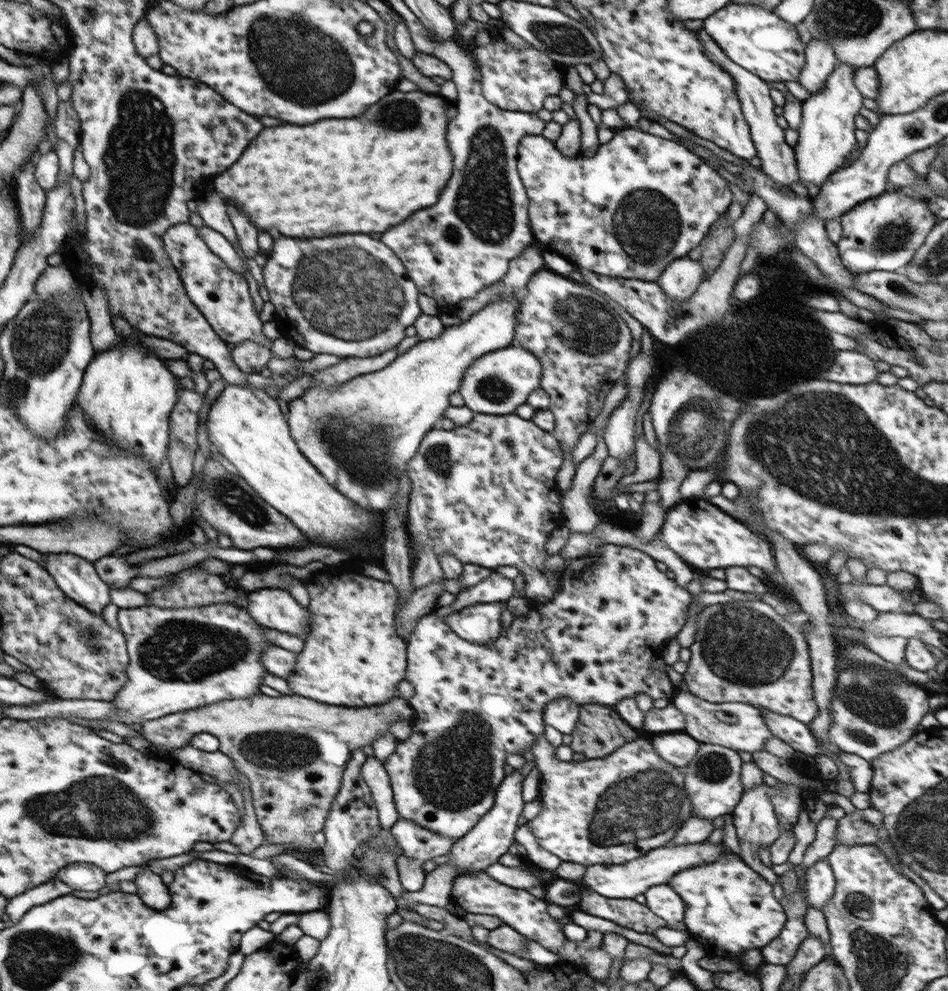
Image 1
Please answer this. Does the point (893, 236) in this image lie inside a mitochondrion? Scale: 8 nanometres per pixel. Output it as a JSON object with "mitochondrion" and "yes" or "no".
{"mitochondrion":"yes"}

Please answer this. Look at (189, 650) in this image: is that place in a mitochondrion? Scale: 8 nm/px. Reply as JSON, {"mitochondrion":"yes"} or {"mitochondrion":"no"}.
{"mitochondrion":"yes"}

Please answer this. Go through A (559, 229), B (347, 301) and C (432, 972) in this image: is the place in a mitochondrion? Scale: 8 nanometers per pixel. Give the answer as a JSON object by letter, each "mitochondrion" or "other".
{"A":"other","B":"mitochondrion","C":"mitochondrion"}

